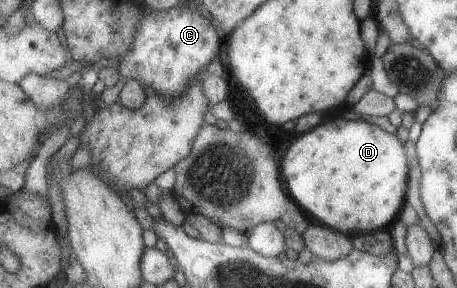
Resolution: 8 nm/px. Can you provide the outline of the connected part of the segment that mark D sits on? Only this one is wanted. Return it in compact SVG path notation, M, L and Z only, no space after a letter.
M332 119L289 144L281 160L281 179L310 221L354 237L389 229L397 220L408 185L408 162L395 135L366 121Z

